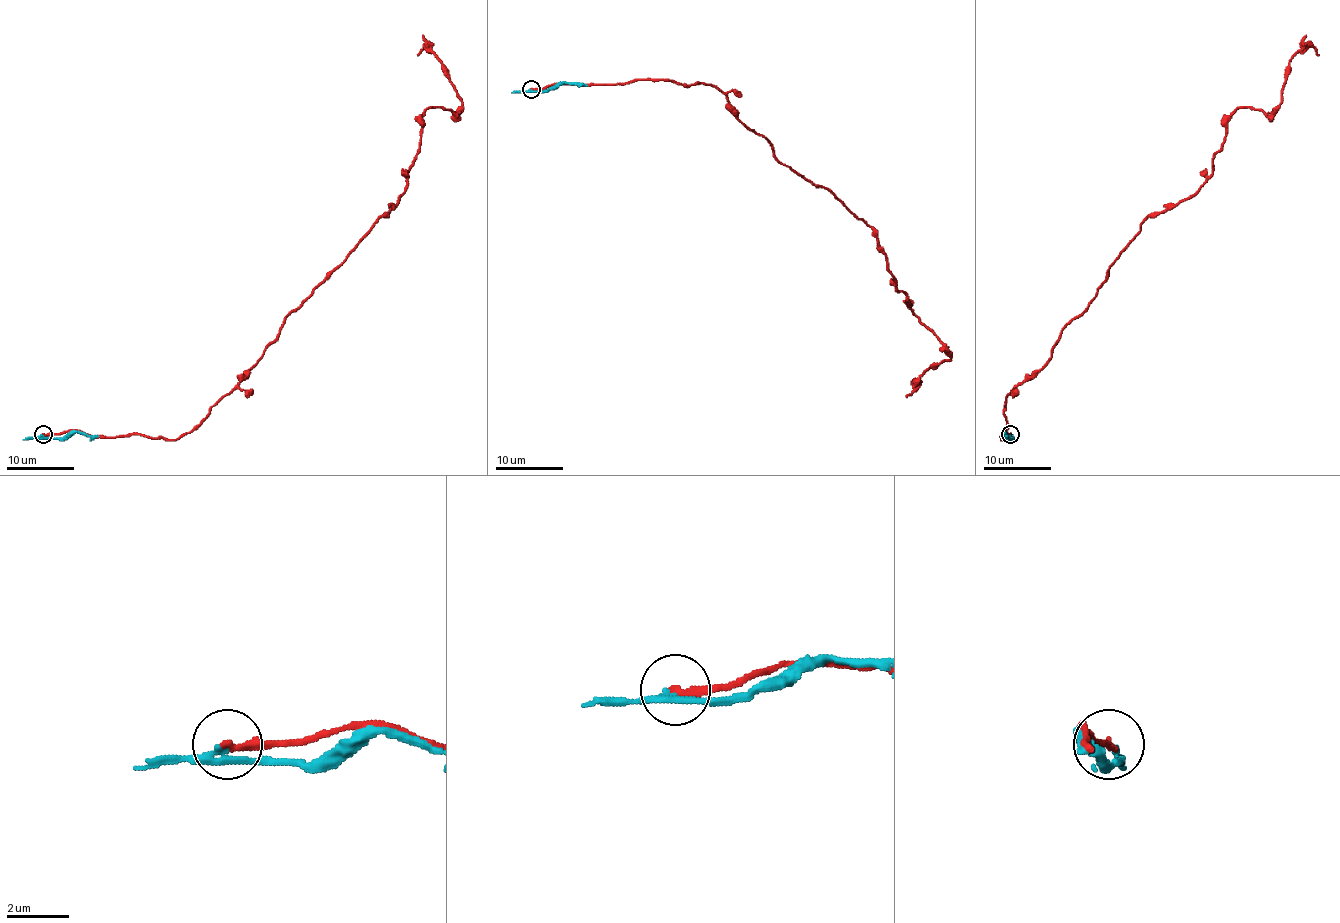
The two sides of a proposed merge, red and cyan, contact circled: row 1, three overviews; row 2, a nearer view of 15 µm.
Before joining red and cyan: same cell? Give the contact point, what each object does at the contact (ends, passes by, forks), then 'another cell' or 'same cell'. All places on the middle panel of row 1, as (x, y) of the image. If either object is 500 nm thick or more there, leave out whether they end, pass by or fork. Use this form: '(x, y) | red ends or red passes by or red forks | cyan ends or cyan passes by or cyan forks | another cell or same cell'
(531, 89) | red ends | cyan passes by | another cell

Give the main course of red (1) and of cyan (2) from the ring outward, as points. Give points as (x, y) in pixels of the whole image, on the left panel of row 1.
1: (42, 435), (177, 440), (239, 384), (398, 201), (423, 112), (462, 104), (442, 62), (427, 47), (417, 55)
2: (42, 435), (66, 438), (76, 431), (98, 435)

